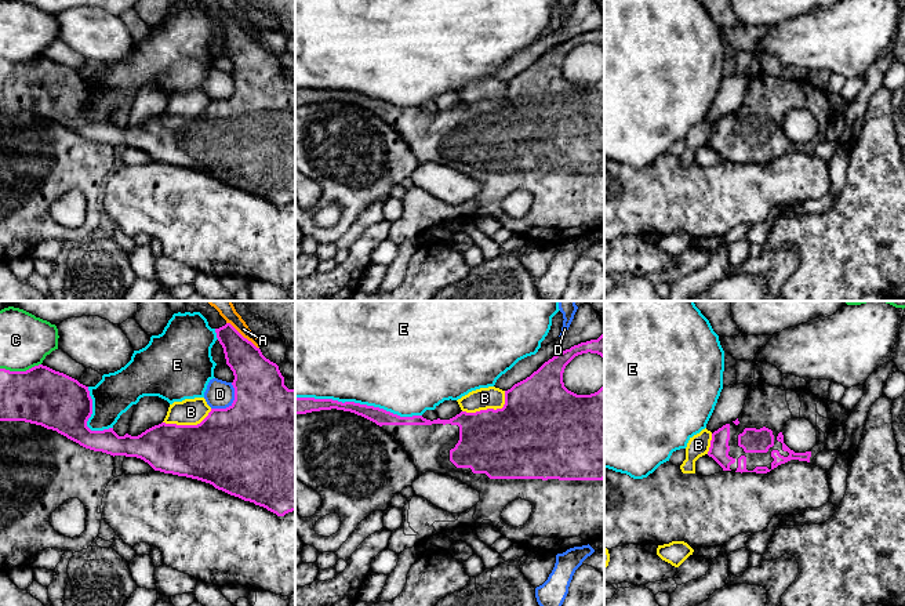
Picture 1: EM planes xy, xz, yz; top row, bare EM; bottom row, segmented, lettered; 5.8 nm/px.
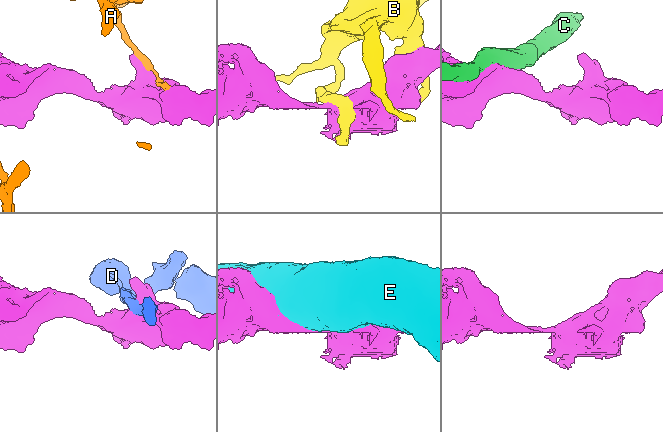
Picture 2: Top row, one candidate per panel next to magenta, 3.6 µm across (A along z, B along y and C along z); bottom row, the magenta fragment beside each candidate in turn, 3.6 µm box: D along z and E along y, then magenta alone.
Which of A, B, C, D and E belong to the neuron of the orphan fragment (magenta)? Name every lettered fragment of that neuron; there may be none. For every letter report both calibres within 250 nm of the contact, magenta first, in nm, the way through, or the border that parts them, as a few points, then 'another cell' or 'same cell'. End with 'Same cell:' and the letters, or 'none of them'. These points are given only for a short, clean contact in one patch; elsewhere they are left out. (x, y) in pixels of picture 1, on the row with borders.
A: calibres 240 and 110 nm; another cell
B: calibres 440 and 130 nm; another cell
C: calibres 340 and 300 nm; another cell
D: calibres 500 and 160 nm; another cell
E: calibres 100 and 500 nm; another cell
Same cell: none of them

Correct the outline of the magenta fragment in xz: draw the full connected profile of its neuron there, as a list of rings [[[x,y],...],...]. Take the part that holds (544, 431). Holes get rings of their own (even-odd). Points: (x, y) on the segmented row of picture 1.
[[[604,333],[597,340],[574,345],[545,362],[530,377],[505,391],[505,404],[497,410],[461,411],[450,420],[430,421],[422,416],[400,417],[384,409],[355,402],[295,398],[295,414],[337,409],[375,422],[404,447],[419,473],[435,472],[457,478],[480,493],[480,501],[475,505],[475,529],[481,526],[483,520],[491,520],[491,526],[497,529],[501,514],[509,502],[519,498],[530,501],[533,512],[527,523],[519,527],[505,525],[499,530],[502,537],[527,545],[531,552],[557,555],[574,547],[588,545],[604,534],[604,385],[595,393],[577,395],[563,382],[566,366],[575,356],[588,352],[604,359]]]

